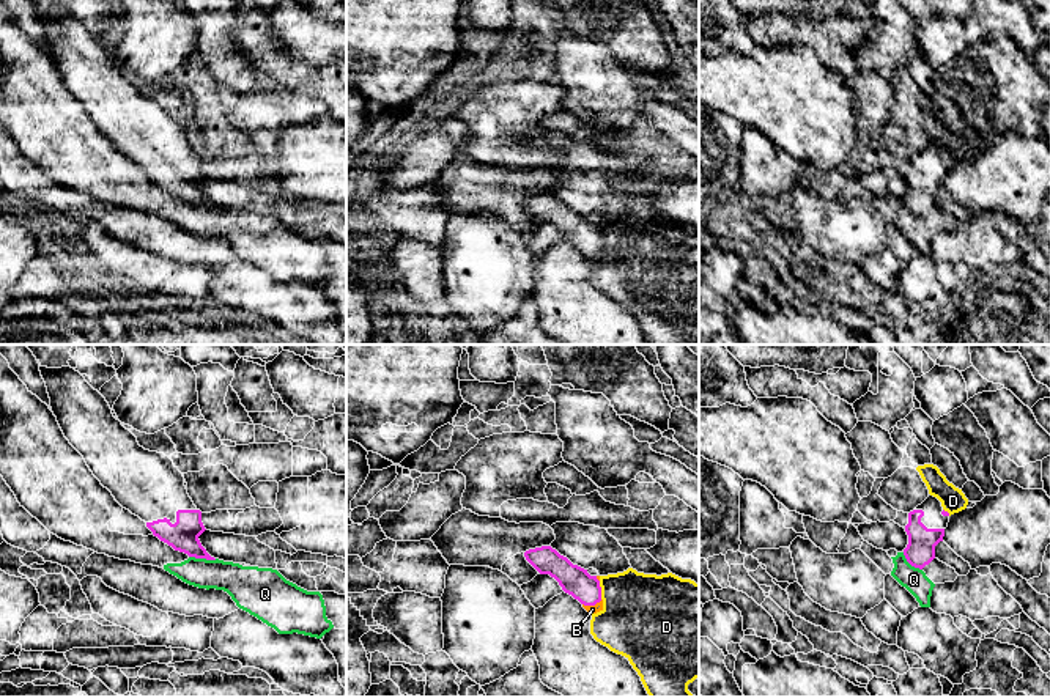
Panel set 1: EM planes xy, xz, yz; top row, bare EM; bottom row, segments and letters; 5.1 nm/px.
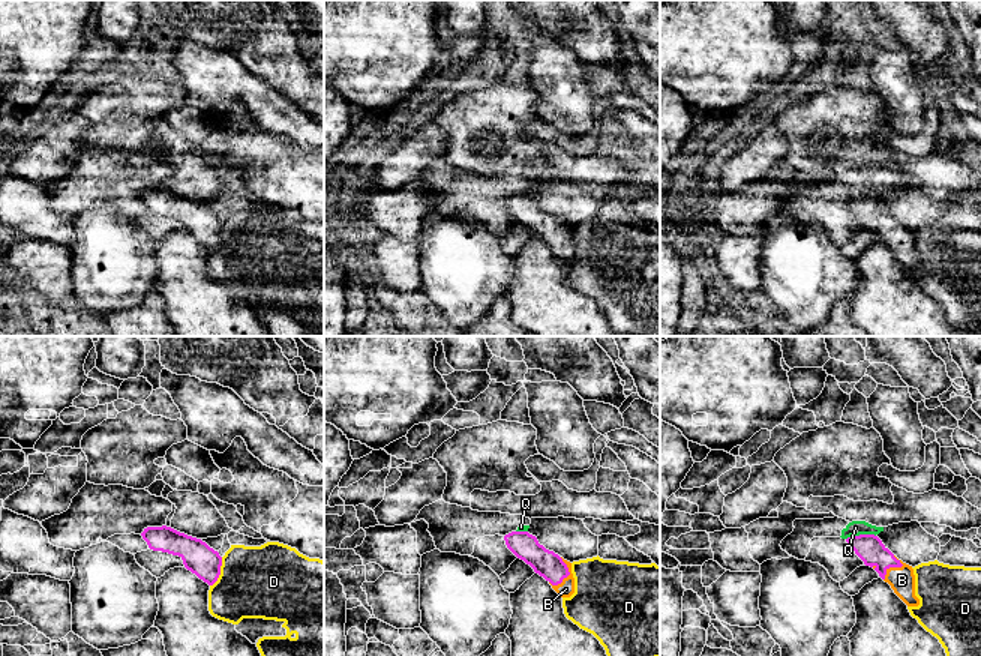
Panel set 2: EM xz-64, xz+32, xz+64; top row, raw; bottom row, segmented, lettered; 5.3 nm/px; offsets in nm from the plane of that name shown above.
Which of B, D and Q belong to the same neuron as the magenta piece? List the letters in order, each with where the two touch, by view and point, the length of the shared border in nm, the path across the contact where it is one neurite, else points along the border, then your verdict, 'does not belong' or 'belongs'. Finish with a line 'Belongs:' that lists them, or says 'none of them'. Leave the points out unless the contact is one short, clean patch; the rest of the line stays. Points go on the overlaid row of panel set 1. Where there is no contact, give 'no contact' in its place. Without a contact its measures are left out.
B: meets magenta in xz at (592, 604); contact 110 nm long; runs through xz (573, 579), (589, 595), (592, 604), (592, 609); belongs
D: meets magenta in xz at (600, 590); contact 100 nm long; border along xz (598, 581), (602, 598); does not belong
Q: meets magenta in xy at (203, 557); contact 140 nm long; border along xy (189, 556), (216, 559); does not belong
Belongs: B

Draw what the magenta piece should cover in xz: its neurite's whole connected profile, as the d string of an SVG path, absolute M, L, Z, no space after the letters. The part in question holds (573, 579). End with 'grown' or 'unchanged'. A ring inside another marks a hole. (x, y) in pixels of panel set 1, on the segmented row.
M551 546L529 549L524 557L540 574L554 577L589 614L603 610L600 576L590 576L587 570L573 565Z; grown

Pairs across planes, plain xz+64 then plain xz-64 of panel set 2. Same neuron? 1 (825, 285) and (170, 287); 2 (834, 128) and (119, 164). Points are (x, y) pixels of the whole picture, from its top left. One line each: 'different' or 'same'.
1: different
2: different

